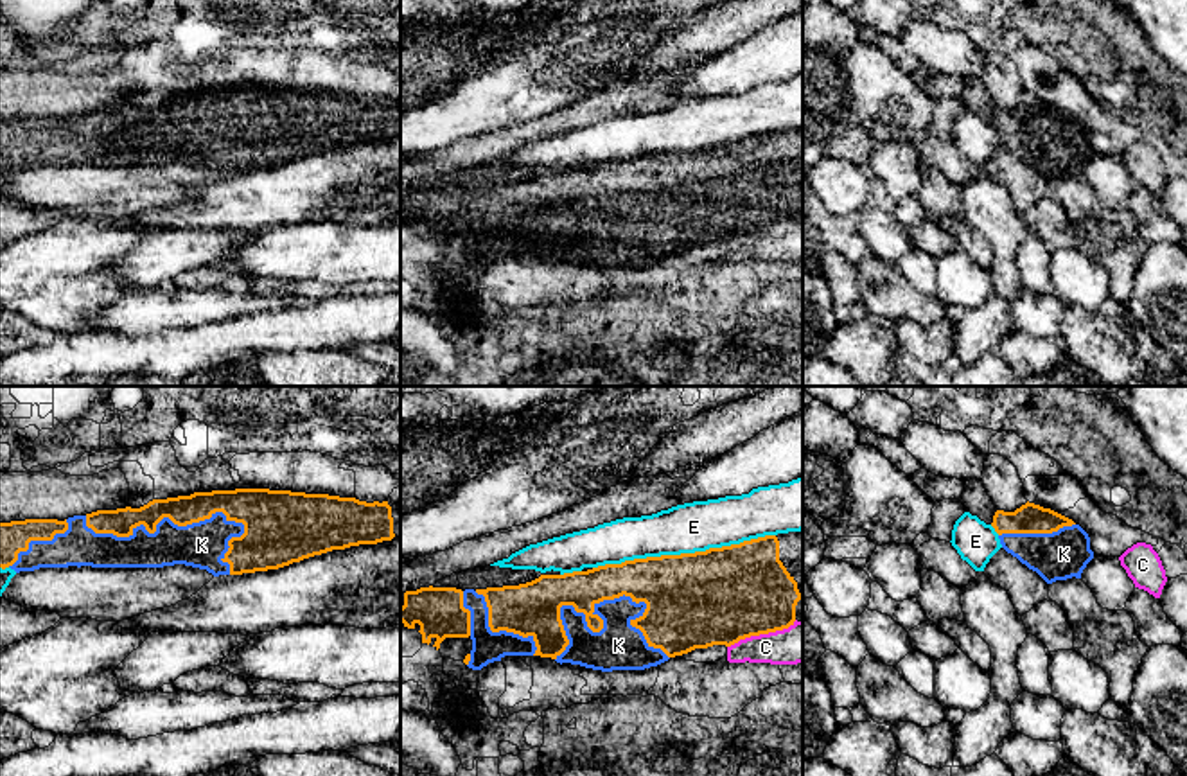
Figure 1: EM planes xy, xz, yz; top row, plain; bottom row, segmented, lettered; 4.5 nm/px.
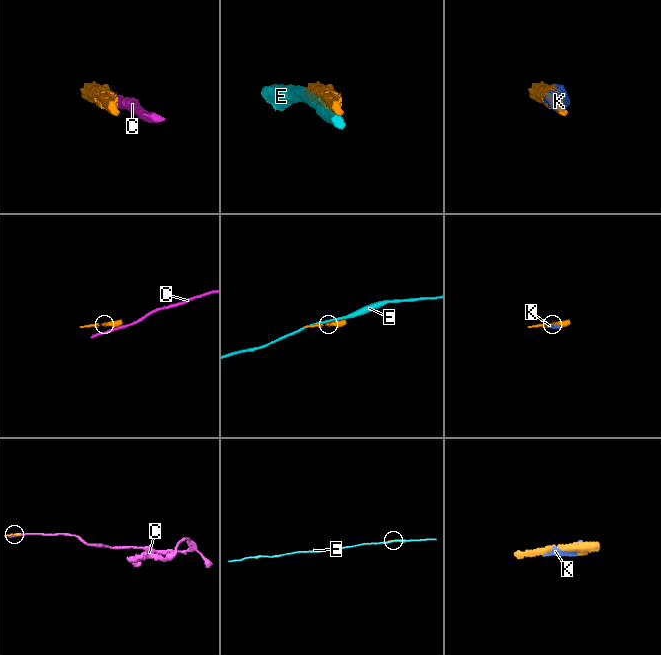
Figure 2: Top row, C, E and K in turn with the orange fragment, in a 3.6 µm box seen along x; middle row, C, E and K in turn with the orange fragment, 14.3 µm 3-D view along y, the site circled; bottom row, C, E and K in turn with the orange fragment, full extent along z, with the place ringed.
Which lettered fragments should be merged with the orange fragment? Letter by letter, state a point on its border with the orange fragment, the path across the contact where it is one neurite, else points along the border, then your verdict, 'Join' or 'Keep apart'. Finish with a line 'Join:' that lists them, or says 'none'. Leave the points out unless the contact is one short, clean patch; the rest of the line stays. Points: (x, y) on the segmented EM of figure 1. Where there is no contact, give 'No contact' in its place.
C: Touches orange at xz (762, 633). Keep apart
E: Touches orange at xz (683, 554). Keep apart
K: Touches orange at xz (616, 597). Join
Join: K

